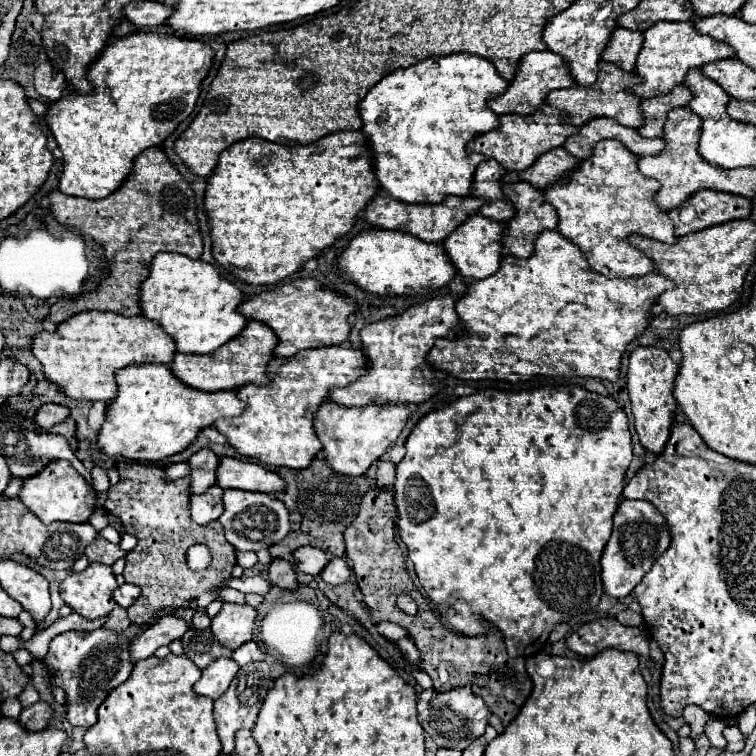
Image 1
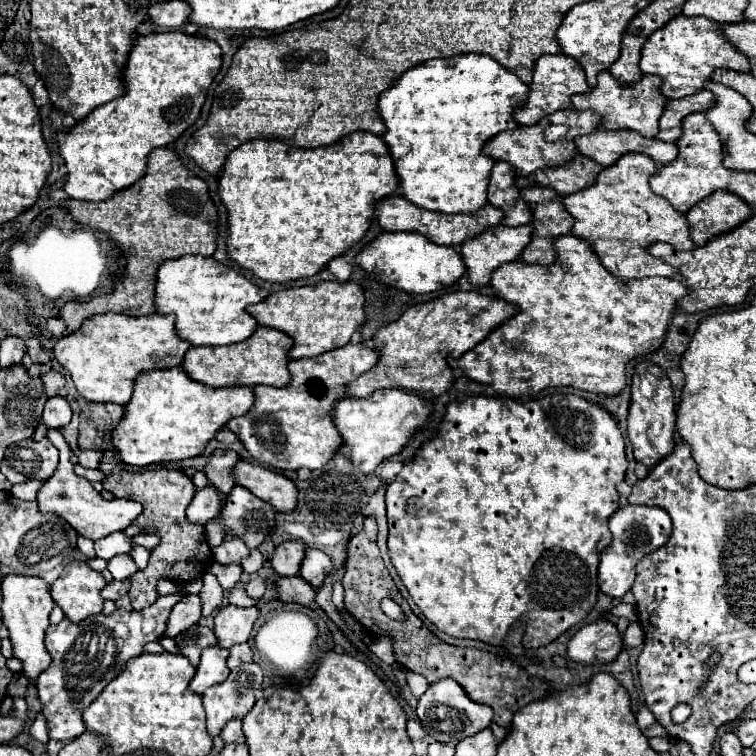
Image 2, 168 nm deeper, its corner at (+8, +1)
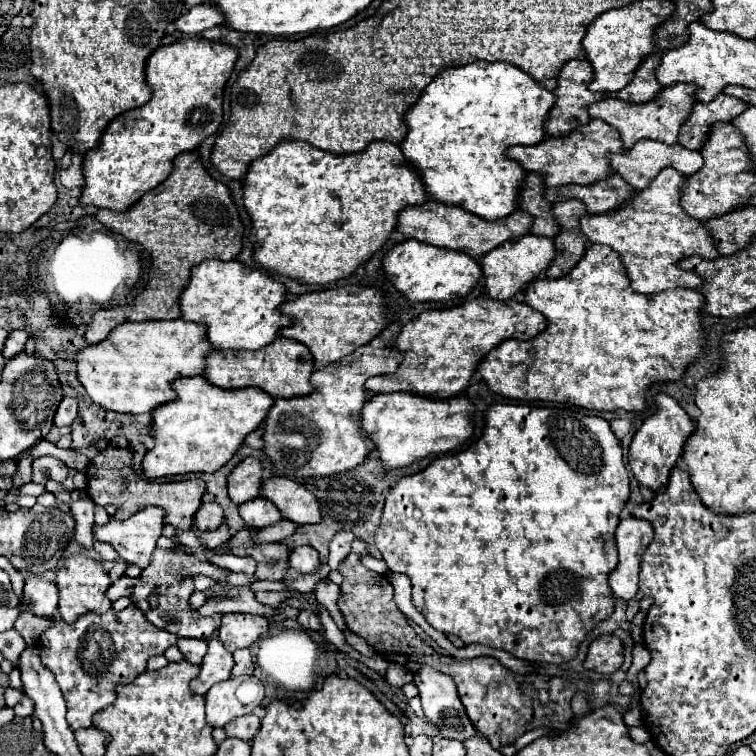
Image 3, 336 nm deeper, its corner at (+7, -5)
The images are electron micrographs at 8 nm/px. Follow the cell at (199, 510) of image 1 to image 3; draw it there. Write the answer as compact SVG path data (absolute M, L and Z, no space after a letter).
M203 503L195 513L195 525L199 531L213 531L223 523L223 509L217 503Z

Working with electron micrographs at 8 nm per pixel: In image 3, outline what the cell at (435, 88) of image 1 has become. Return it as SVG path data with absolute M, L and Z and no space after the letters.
M475 61L467 67L445 69L431 81L419 101L407 111L409 133L401 143L407 161L421 173L429 197L463 207L485 219L503 219L519 209L517 195L527 171L507 157L511 145L535 145L547 137L545 121L555 105L555 93L541 87L529 73L511 63Z

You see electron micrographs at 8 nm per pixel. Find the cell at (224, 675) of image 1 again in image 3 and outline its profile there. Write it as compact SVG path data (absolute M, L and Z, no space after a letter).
M209 639L209 649L201 663L201 673L191 681L191 689L199 695L205 695L215 683L231 677L233 655L223 647L219 639Z

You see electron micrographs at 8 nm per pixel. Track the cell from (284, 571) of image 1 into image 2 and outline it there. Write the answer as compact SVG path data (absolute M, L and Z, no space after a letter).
M278 577L276 579L276 593L282 601L296 601L306 607L316 597L314 587L310 583L306 583L302 577Z

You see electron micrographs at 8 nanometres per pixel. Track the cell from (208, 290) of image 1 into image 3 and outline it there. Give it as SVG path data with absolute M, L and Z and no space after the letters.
M207 259L191 271L191 279L187 289L181 293L181 313L183 319L193 323L207 325L207 339L217 349L261 349L273 343L279 337L279 331L289 327L293 321L285 313L281 313L281 303L285 303L285 285L277 281L267 271L247 267L241 261L221 261L221 259Z

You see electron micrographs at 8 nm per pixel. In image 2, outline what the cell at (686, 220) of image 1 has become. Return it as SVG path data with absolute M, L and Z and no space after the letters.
M714 191L698 201L684 217L688 221L690 239L696 245L706 243L710 237L726 233L752 215L750 205L728 191Z

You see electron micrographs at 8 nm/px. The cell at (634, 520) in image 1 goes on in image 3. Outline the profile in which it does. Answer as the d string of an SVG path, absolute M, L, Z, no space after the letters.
M629 517L621 521L615 531L617 549L619 549L619 565L609 577L609 585L613 595L631 601L639 591L639 571L641 571L641 557L649 543L653 541L651 523L643 519Z

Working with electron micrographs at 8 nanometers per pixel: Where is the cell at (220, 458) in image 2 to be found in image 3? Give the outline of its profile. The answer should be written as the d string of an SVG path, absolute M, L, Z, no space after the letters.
M247 457L229 475L227 489L231 501L235 505L241 505L245 501L253 501L255 497L261 497L261 483L263 483L261 461L257 461L255 457Z

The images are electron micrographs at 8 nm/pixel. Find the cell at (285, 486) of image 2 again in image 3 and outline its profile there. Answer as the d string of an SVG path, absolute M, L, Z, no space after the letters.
M271 477L263 481L261 493L267 501L275 503L275 507L283 513L285 519L297 525L309 525L321 521L321 509L317 497L305 489L305 485L287 479L287 477Z

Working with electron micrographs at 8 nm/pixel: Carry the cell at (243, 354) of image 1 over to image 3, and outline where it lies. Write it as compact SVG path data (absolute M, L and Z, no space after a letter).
M285 337L275 339L271 345L265 345L259 351L235 351L235 349L215 349L207 357L205 377L223 389L239 389L239 387L259 387L273 395L275 399L293 399L309 395L311 373L315 371L313 355L299 341L291 341Z

